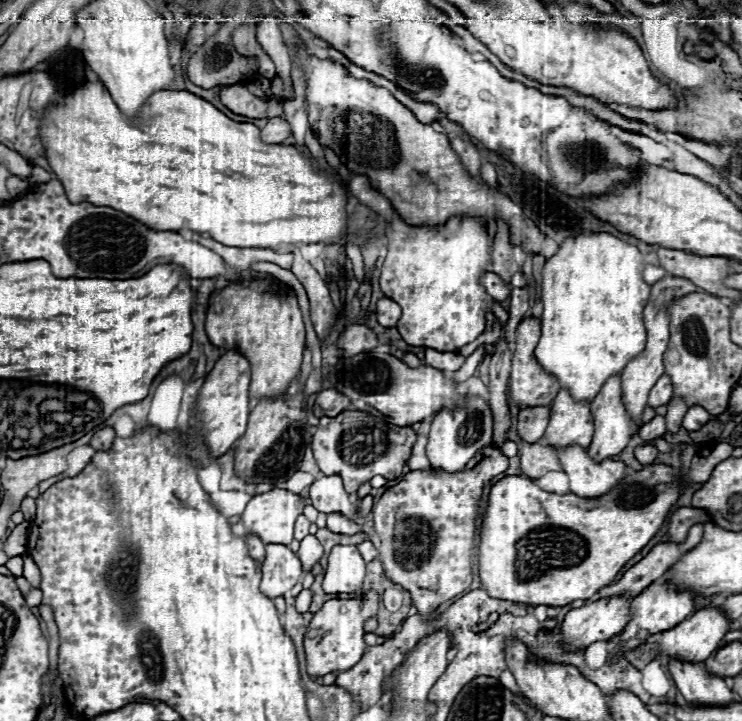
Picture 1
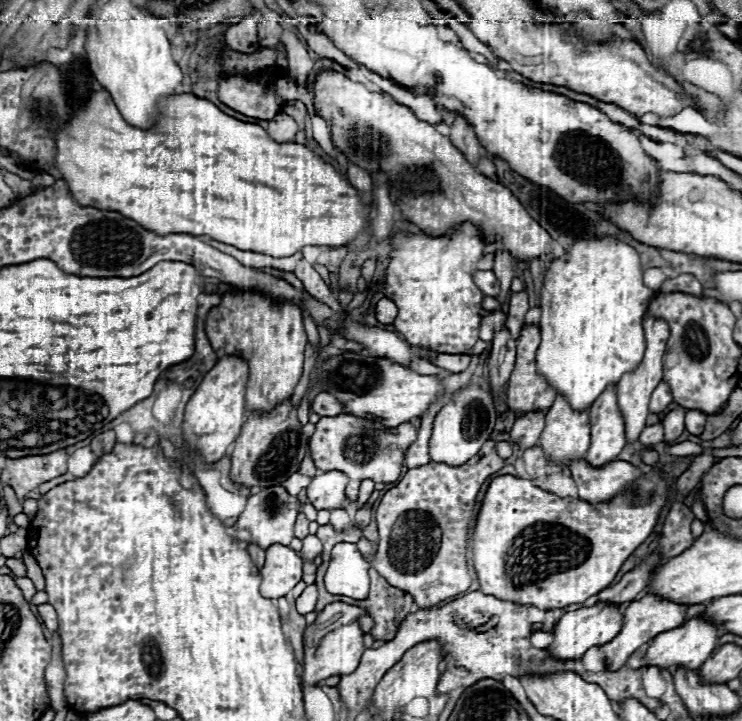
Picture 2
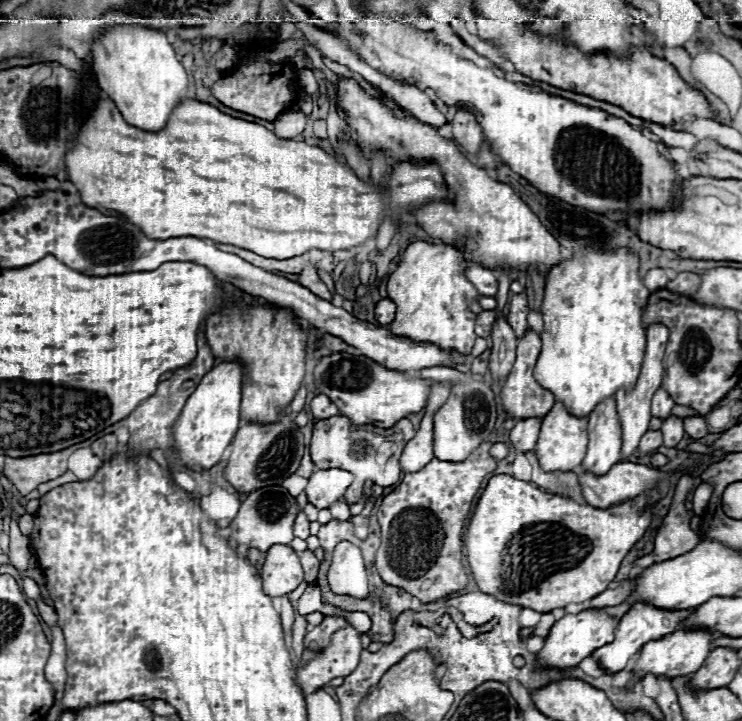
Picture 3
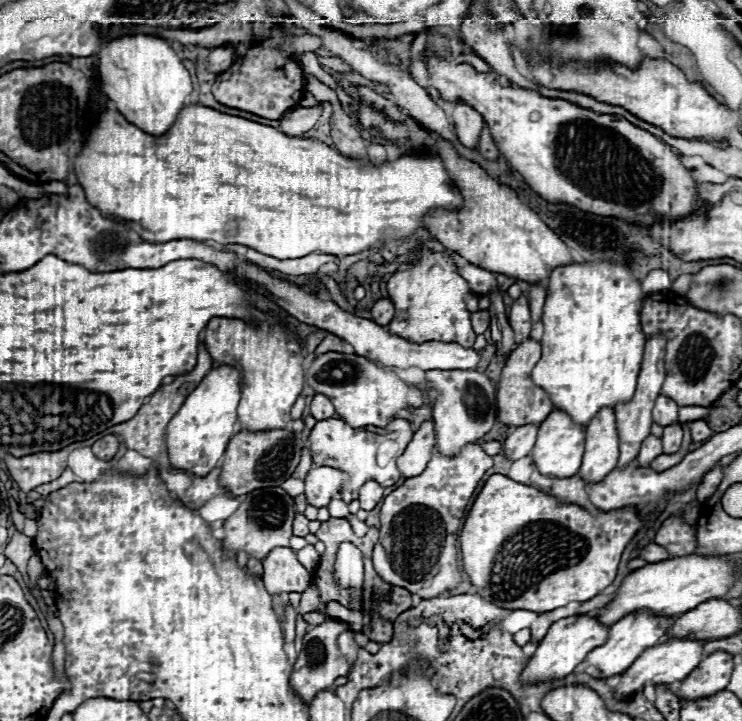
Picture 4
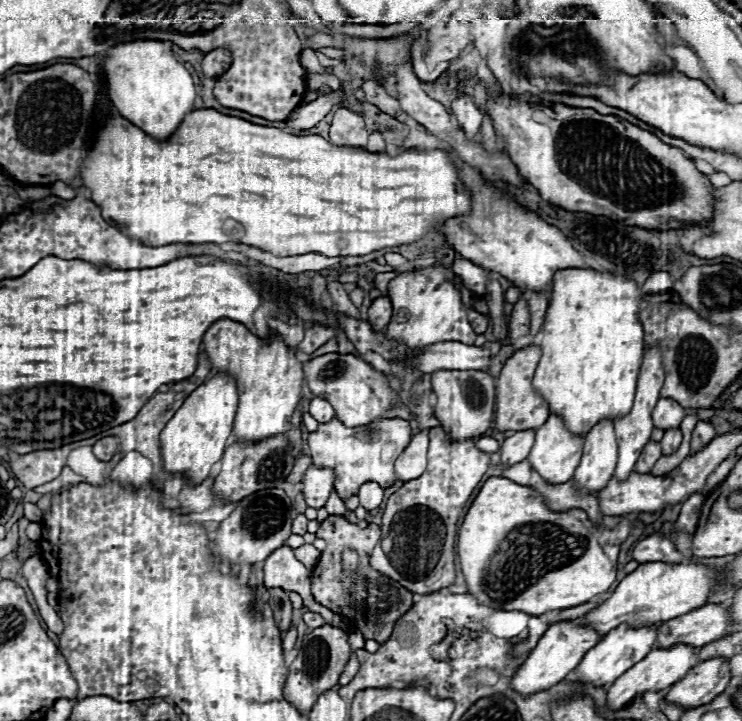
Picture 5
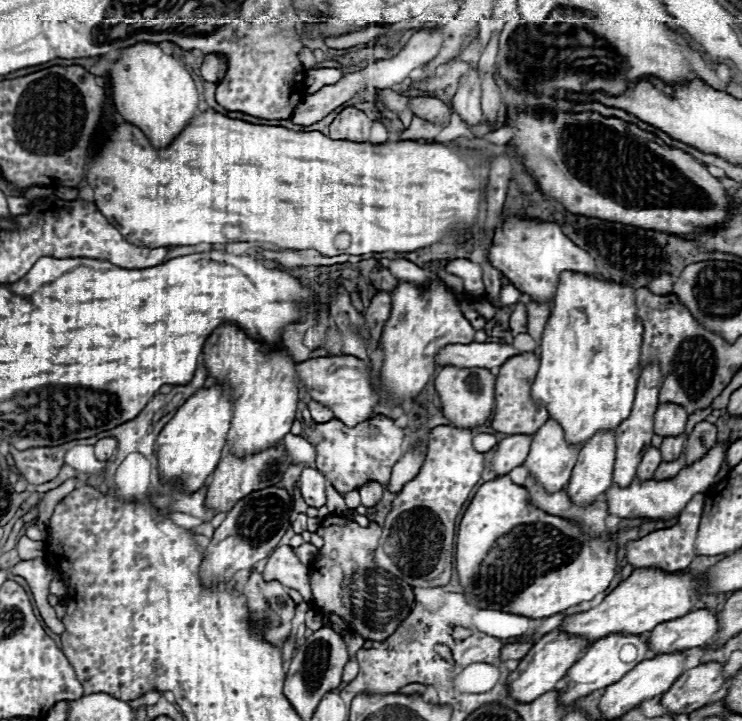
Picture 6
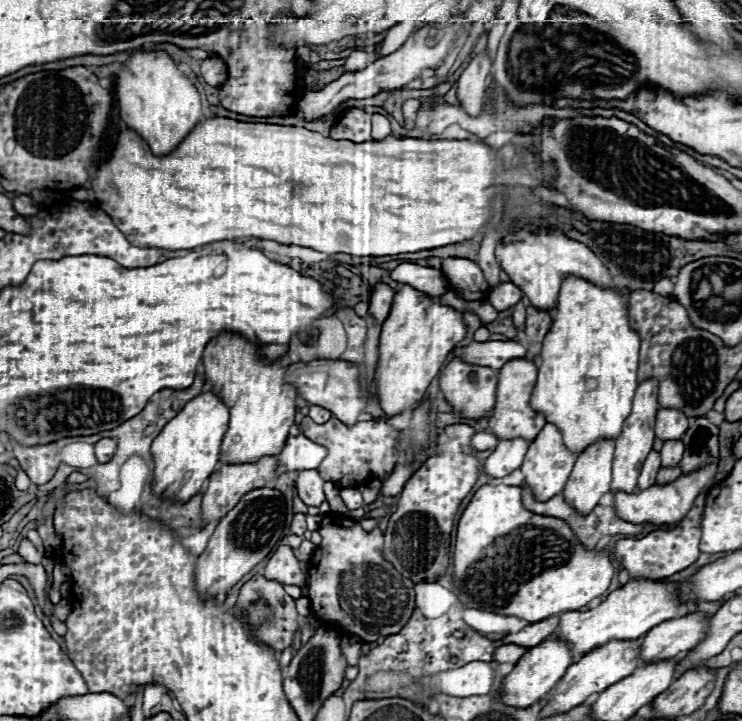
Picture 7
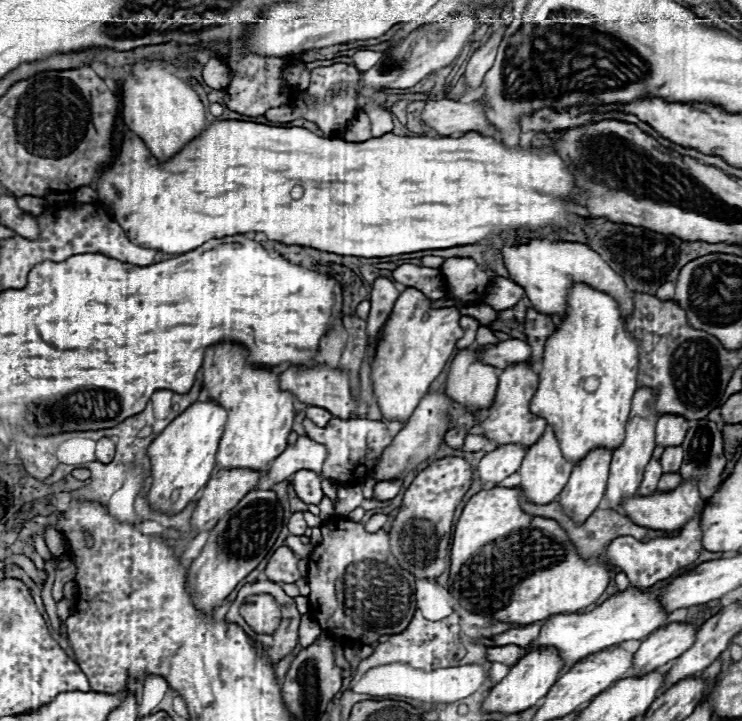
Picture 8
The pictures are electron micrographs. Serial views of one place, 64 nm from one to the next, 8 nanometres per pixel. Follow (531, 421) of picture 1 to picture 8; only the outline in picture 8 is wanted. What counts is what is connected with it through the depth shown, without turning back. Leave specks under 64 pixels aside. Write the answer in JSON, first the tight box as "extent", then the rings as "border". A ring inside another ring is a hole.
{"extent":[478,444,526,482],"border":[[[506,444],[504,448],[496,448],[494,452],[486,454],[480,462],[478,462],[478,480],[482,482],[502,482],[504,478],[508,478],[510,474],[514,474],[524,458],[526,450],[524,448],[516,448],[516,444]]]}

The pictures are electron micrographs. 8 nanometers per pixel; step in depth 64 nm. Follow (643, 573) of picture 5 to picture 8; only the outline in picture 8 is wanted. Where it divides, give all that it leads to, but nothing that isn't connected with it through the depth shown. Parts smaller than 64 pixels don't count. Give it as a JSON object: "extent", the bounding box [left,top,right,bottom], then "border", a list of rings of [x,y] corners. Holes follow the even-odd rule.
{"extent":[526,588,668,668],"border":[[[628,588],[608,600],[604,600],[598,608],[594,608],[588,614],[572,614],[572,616],[552,616],[542,622],[540,634],[534,642],[526,646],[526,652],[540,650],[540,648],[556,648],[560,658],[568,668],[572,668],[576,662],[588,658],[590,654],[596,654],[608,646],[626,642],[626,640],[640,640],[664,626],[668,616],[664,616],[664,610],[660,608],[660,602],[656,600],[656,592],[642,592],[640,588]]]}

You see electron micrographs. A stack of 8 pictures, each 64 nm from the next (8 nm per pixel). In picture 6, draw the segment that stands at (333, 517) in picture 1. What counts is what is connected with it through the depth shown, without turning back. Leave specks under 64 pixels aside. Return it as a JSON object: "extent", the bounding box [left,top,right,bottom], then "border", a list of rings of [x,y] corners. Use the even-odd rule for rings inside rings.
{"extent":[326,484,348,516],"border":[[[328,484],[328,486],[326,486],[326,496],[328,496],[326,506],[328,506],[330,514],[342,516],[344,512],[348,512],[348,508],[346,508],[346,504],[344,504],[344,498],[342,498],[342,496],[336,492],[336,488],[334,488],[332,484]]]}

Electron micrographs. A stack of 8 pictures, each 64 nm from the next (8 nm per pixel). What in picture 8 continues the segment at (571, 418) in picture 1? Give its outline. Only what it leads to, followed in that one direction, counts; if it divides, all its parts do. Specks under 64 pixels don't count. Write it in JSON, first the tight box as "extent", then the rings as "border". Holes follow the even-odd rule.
{"extent":[518,428,574,506],"border":[[[546,428],[544,436],[542,436],[532,448],[526,450],[524,462],[522,462],[520,470],[518,470],[518,474],[520,474],[520,478],[522,478],[520,488],[522,488],[522,492],[526,494],[528,502],[538,504],[538,506],[550,504],[550,502],[556,500],[556,496],[558,496],[558,494],[562,492],[562,488],[566,486],[572,468],[574,468],[574,464],[568,462],[568,460],[564,460],[564,456],[562,456],[562,452],[560,452],[560,446],[558,446],[558,440],[556,440],[552,428]]]}

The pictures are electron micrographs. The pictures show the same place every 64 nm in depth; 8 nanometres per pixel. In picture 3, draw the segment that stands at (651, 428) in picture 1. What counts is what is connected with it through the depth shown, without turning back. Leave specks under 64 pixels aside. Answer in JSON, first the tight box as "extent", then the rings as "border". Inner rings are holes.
{"extent":[640,430,662,456],"border":[[[648,430],[642,440],[640,440],[640,454],[642,456],[650,456],[654,452],[658,452],[658,448],[662,446],[662,432],[656,432],[656,430]]]}

